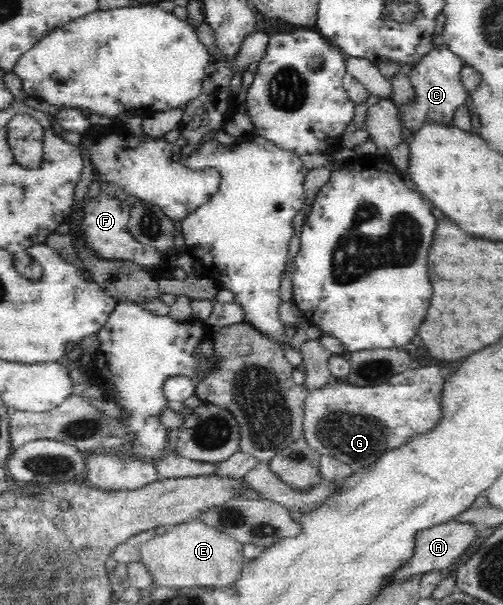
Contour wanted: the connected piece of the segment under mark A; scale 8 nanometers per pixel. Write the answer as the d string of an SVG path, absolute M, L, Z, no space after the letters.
M451 521L417 531L414 539L415 551L412 555L413 557L403 567L399 567L399 571L393 573L388 585L401 583L401 581L407 581L411 577L423 575L434 570L453 569L453 563L477 539L479 529L480 526L473 523Z

